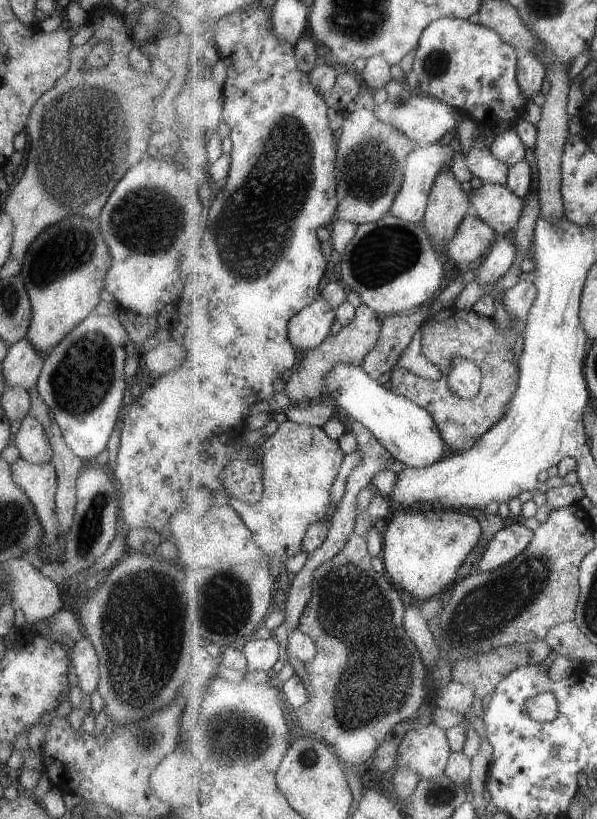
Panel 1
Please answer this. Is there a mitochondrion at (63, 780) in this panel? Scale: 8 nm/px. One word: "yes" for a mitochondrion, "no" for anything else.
no

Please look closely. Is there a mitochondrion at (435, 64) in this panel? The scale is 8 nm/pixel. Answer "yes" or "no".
yes

